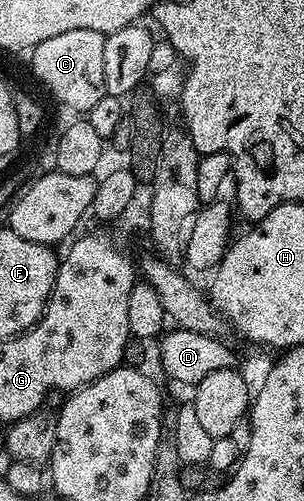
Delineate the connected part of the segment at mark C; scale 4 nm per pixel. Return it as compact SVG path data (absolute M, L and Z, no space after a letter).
M73 28L49 40L41 40L30 51L31 70L35 78L60 102L71 110L86 112L107 93L105 88L105 40L107 35L93 28Z

